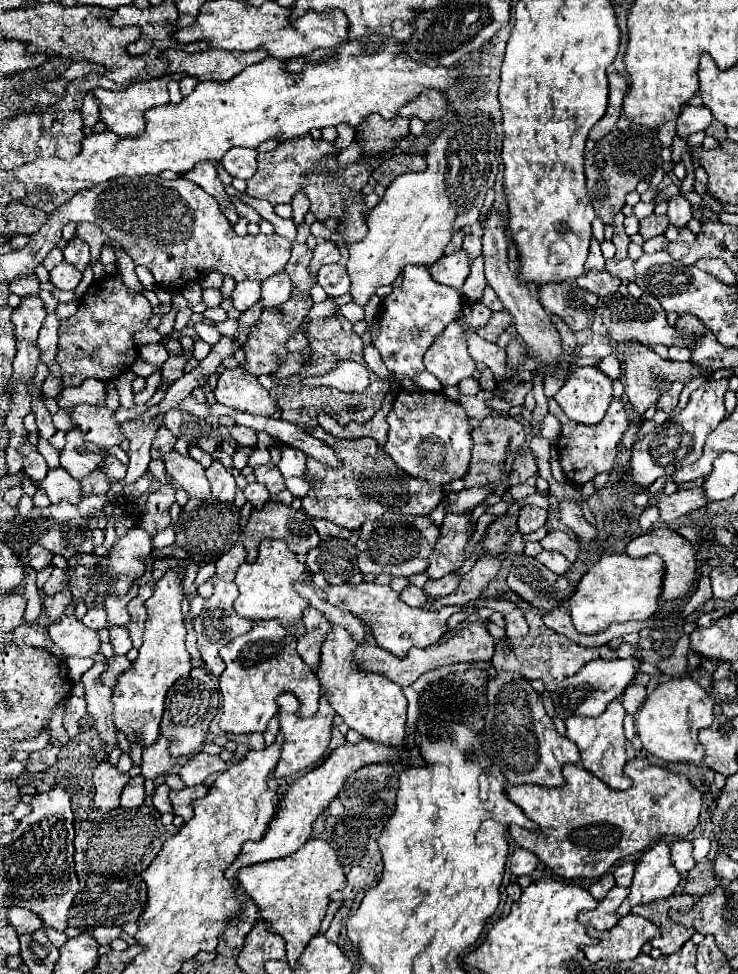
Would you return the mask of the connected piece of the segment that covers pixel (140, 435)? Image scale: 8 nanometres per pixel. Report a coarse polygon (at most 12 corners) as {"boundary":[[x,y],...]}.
{"boundary":[[122,423],[130,443],[126,487],[146,473],[158,423]]}

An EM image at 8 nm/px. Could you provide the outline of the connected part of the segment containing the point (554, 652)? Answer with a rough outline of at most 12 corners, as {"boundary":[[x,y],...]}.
{"boundary":[[524,609],[524,637],[496,641],[496,671],[542,679],[552,693],[588,661],[616,657],[580,647]]}

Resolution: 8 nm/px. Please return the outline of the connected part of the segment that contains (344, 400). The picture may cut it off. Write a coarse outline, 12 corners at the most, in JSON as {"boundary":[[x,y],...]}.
{"boundary":[[370,379],[362,393],[302,383],[278,399],[282,419],[316,427],[320,411],[340,425],[370,421],[386,393]]}

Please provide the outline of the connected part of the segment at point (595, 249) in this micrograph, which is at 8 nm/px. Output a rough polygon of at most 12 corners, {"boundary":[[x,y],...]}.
{"boundary":[[594,237],[590,243],[588,269],[604,269],[604,255]]}

